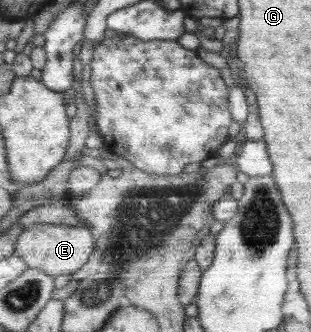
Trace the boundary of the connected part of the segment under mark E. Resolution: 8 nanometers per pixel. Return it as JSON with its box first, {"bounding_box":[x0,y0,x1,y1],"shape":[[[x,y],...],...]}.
{"bounding_box":[16,224,93,276],"shape":[[[39,224],[23,230],[23,235],[17,243],[16,254],[21,256],[28,268],[43,270],[49,276],[72,274],[87,262],[93,250],[93,236],[87,226],[57,226],[57,224]]]}

